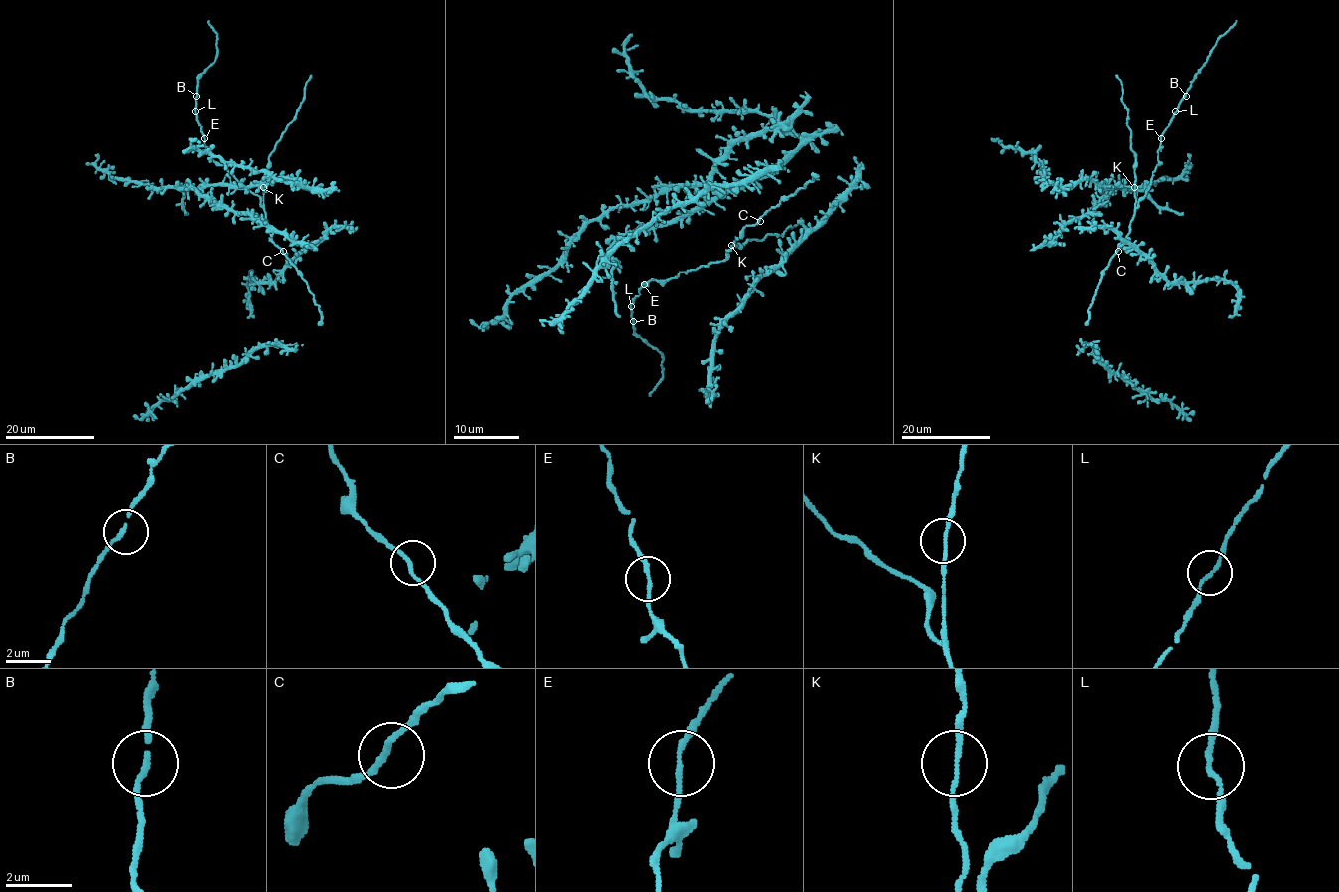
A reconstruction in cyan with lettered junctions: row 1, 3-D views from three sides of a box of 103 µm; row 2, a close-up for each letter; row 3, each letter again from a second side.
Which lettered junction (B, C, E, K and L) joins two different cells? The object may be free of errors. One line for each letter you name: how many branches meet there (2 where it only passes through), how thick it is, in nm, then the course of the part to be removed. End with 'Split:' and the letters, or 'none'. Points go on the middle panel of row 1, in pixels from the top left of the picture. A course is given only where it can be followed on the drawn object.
Split: none

